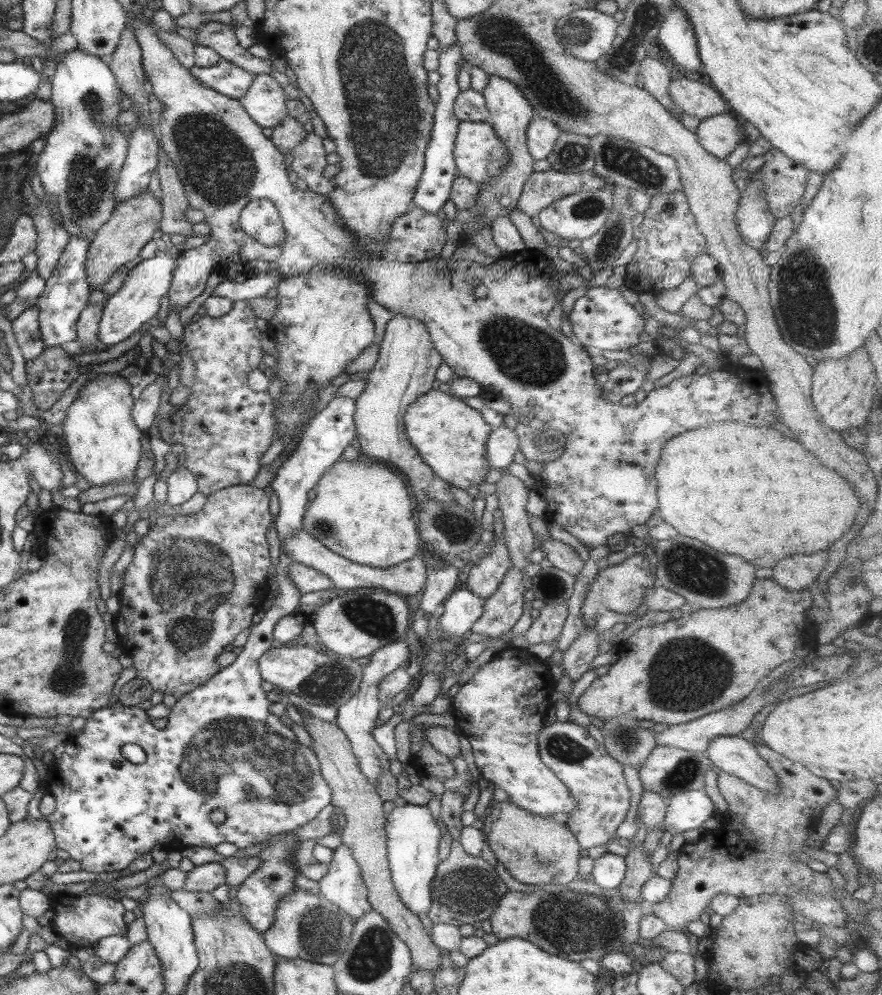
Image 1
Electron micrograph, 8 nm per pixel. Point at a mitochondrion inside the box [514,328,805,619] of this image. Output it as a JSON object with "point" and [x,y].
{"point":[699,572]}

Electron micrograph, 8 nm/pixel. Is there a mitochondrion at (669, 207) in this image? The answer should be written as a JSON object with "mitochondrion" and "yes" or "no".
{"mitochondrion":"yes"}

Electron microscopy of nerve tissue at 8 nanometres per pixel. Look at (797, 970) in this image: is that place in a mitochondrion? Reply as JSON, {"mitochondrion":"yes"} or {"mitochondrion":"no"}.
{"mitochondrion":"no"}

